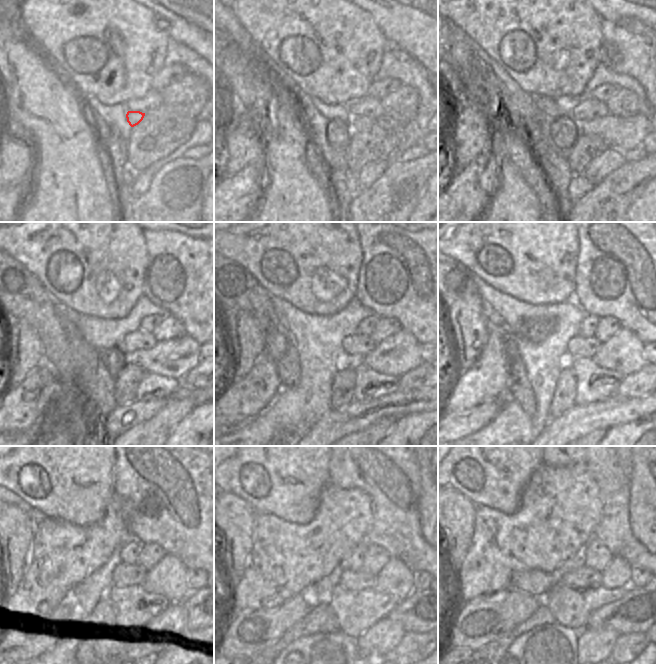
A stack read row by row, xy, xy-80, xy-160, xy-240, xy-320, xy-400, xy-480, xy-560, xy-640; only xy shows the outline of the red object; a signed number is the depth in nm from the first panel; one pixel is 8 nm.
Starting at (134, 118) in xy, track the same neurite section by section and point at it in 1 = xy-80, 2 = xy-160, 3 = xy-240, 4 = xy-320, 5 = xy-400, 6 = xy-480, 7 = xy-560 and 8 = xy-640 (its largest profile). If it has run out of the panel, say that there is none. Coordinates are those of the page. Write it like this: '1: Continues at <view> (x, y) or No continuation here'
1: Continues at xy-80 (357, 124)
2: Continues at xy-160 (623, 133)
3: Continues at xy-240 (174, 358)
4: Continues at xy-320 (398, 354)
5: Continues at xy-400 (623, 353)
6: Continues at xy-480 (169, 577)
7: Continues at xy-560 (396, 578)
8: Continues at xy-640 (617, 574).

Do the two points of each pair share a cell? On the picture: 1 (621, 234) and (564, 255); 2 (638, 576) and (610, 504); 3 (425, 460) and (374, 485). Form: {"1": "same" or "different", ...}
{"1": "different", "2": "different", "3": "different"}

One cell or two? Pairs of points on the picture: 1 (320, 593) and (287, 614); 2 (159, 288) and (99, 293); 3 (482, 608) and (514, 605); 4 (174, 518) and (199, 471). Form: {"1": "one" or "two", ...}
{"1": "two", "2": "two", "3": "one", "4": "one"}

